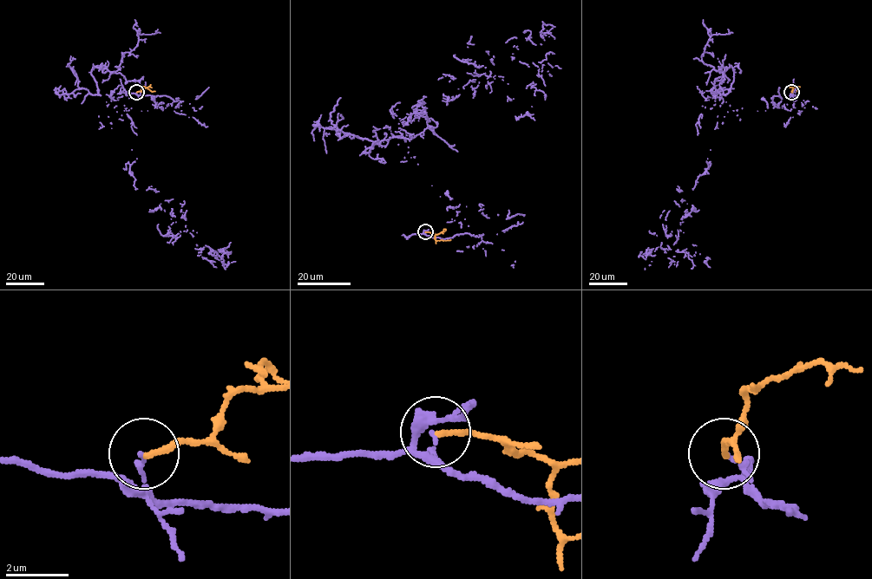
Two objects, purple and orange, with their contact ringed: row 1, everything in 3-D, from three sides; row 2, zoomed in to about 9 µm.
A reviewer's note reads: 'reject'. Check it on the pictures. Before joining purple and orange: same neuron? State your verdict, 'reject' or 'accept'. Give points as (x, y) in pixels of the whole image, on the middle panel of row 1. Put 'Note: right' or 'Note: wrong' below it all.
reject
Note: right

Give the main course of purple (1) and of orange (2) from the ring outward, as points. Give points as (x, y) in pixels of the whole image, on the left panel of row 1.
1: (136, 92), (170, 98), (124, 111), (120, 85), (134, 186), (185, 217), (198, 250), (231, 251)
2: (136, 92), (144, 86), (155, 91)

